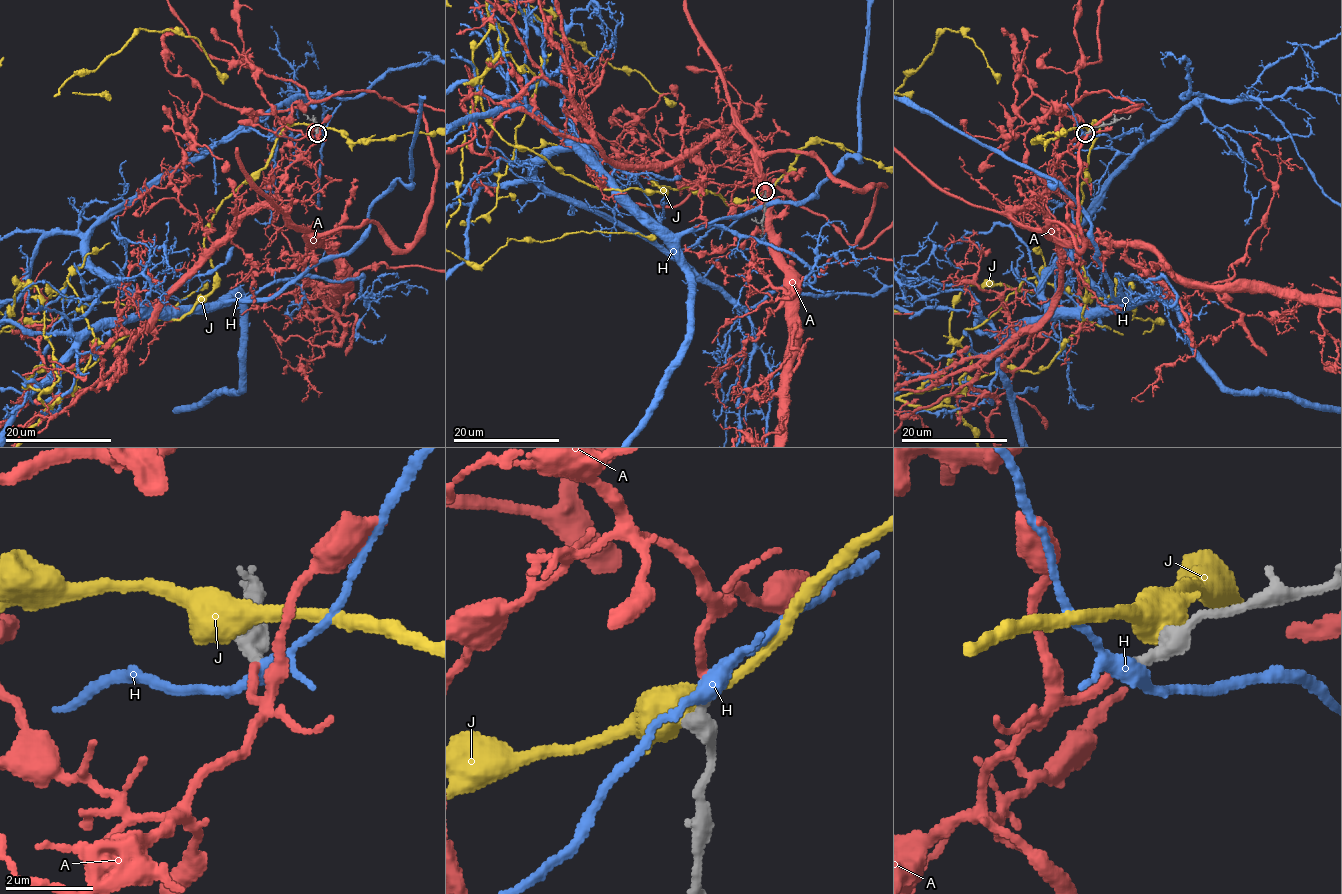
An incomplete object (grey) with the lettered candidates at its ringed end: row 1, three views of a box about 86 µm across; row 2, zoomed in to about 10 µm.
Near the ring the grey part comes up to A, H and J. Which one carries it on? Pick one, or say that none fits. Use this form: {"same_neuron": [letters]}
{"same_neuron": ["A"]}

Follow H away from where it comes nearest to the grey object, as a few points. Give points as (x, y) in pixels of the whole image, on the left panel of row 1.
H: (317, 132), (215, 141), (123, 200), (89, 259), (155, 308), (278, 295), (412, 183), (416, 103)

